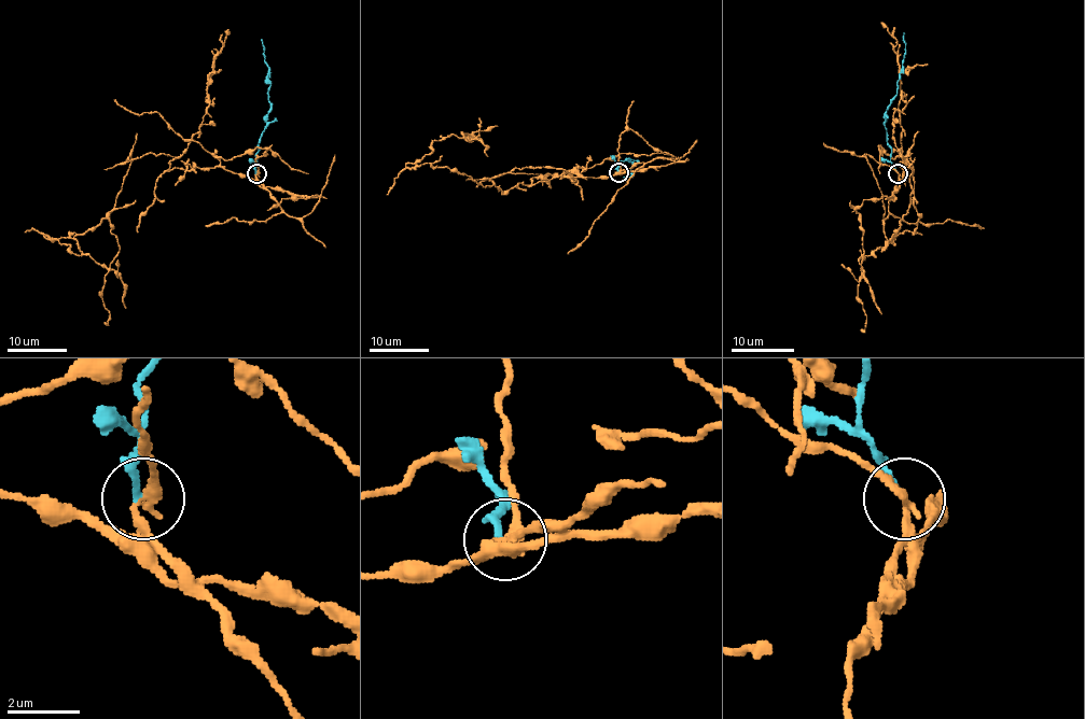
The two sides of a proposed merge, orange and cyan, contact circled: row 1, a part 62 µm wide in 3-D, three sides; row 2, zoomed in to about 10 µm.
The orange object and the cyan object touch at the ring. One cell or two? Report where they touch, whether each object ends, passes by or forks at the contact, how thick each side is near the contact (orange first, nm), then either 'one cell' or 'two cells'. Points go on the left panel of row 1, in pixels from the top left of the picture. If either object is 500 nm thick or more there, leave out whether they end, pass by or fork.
place (256, 173); orange passes by; cyan ends; calibres 220 and 160 nm; two cells

